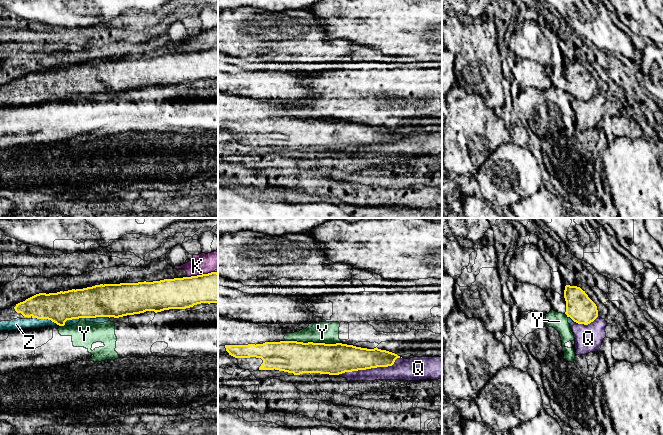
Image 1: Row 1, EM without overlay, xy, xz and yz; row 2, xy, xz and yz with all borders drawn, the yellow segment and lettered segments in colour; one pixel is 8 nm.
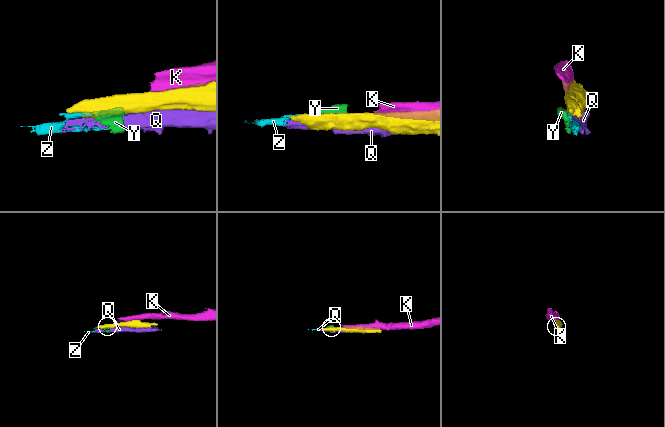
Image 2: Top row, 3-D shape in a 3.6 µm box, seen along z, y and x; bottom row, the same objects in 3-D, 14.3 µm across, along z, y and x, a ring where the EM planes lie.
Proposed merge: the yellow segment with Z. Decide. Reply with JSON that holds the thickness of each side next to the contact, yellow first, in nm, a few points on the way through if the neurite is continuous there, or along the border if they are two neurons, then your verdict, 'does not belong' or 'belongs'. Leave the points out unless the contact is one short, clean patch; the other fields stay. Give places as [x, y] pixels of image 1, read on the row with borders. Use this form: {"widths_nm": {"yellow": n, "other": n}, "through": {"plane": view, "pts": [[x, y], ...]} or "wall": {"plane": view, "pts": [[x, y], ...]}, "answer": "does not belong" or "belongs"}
{"widths_nm": {"yellow": 240, "other": 100}, "answer": "belongs"}

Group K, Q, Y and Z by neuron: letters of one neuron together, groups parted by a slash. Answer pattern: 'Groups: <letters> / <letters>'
Groups: K / Q / Y / Z

